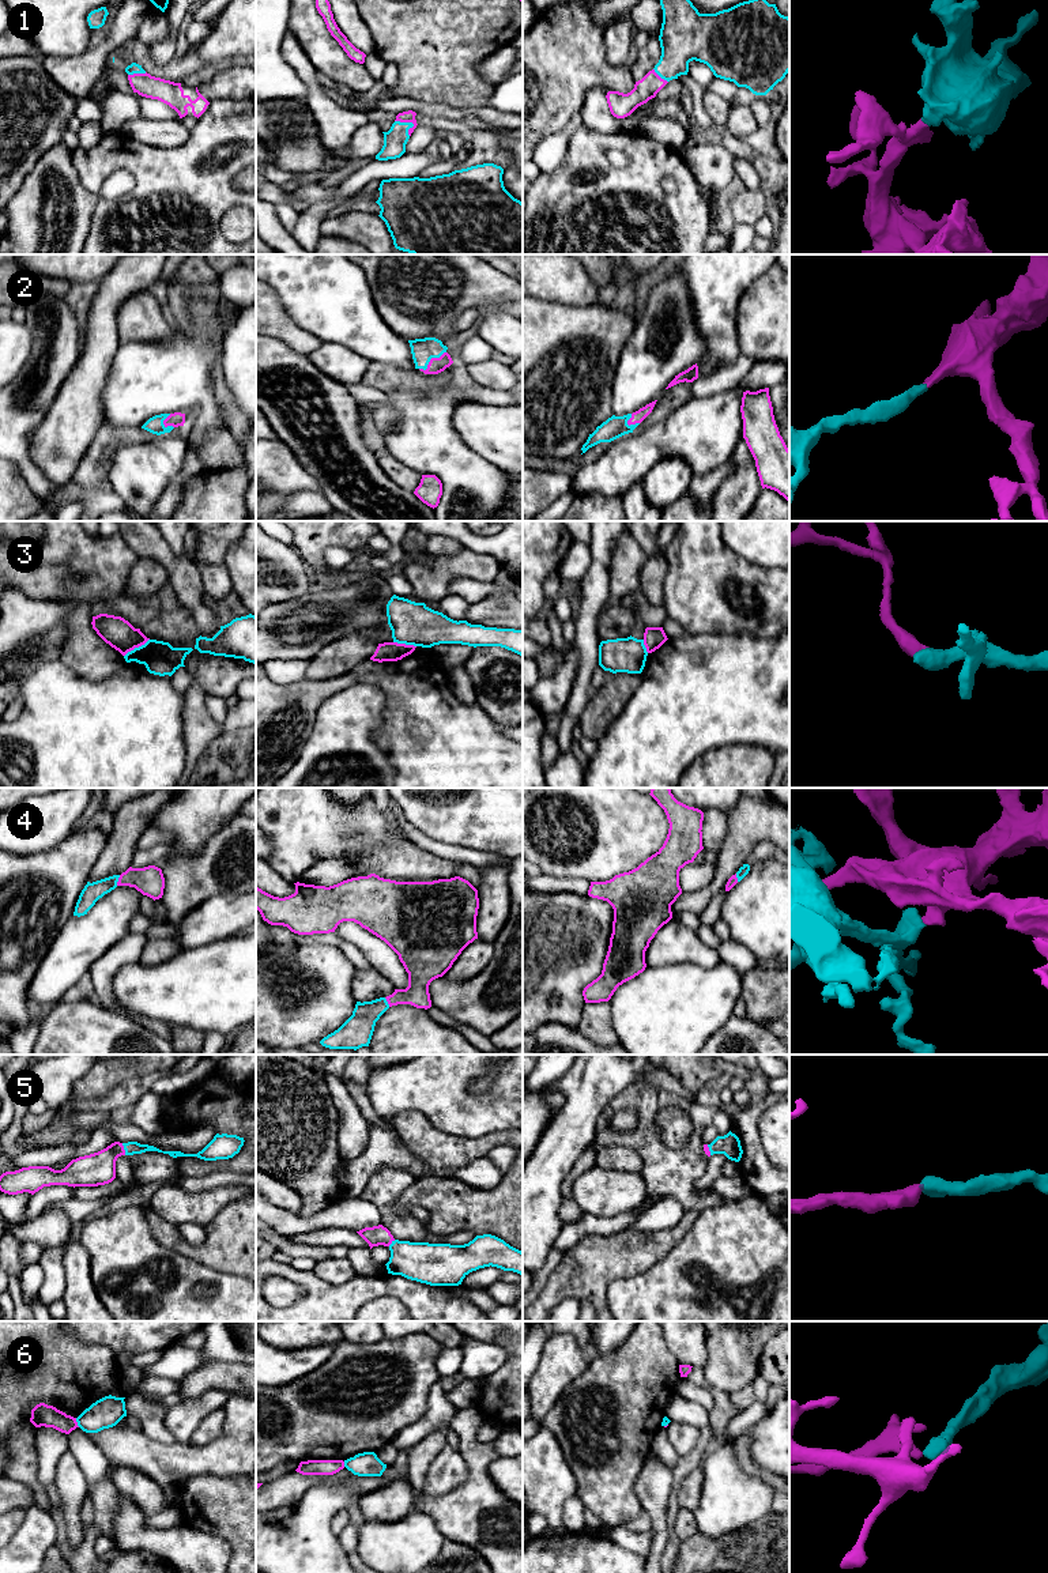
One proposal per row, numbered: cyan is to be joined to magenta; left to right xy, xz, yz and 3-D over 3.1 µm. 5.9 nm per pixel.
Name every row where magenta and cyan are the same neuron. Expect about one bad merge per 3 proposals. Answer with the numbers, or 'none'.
1, 2, 4, 5

